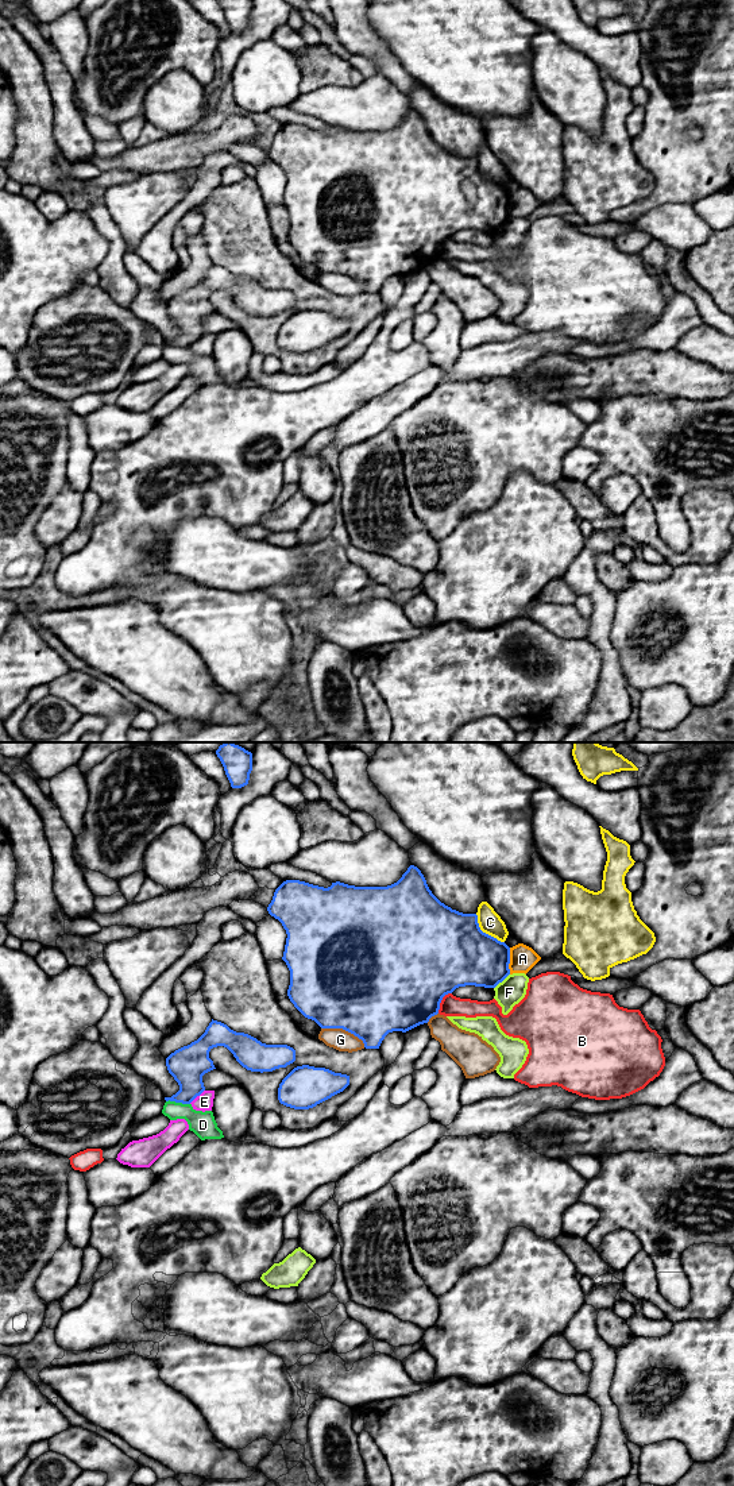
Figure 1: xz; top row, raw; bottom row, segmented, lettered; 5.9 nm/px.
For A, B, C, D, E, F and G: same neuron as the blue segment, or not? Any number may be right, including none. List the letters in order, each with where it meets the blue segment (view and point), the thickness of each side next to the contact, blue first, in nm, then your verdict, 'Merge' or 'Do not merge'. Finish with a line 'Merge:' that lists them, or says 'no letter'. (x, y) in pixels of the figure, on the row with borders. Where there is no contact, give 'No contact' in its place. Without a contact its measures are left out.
A: Touches blue at xz (509, 961). Thickness 340 nm (blue) against 160 nm. Do not merge
B: Touches blue at xz (440, 1002). Thickness 500 nm (blue) against 130 nm. Do not merge
C: Touches blue at xz (485, 933). Thickness 460 nm (blue) against 140 nm. Do not merge
D: Touches blue at xz (178, 1102). Thickness 220 nm (blue) against 150 nm. Do not merge
E: Touches blue at xz (196, 1096). Thickness 220 nm (blue) against 100 nm. Do not merge
F: Touches blue at xz (501, 981). Thickness 340 nm (blue) against 160 nm. Do not merge
G: Touches blue at xz (344, 1029). Thickness 500 nm (blue) against 130 nm. Do not merge
Merge: no letter

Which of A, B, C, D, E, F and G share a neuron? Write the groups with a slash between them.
A / B / C / D / E / F / G

